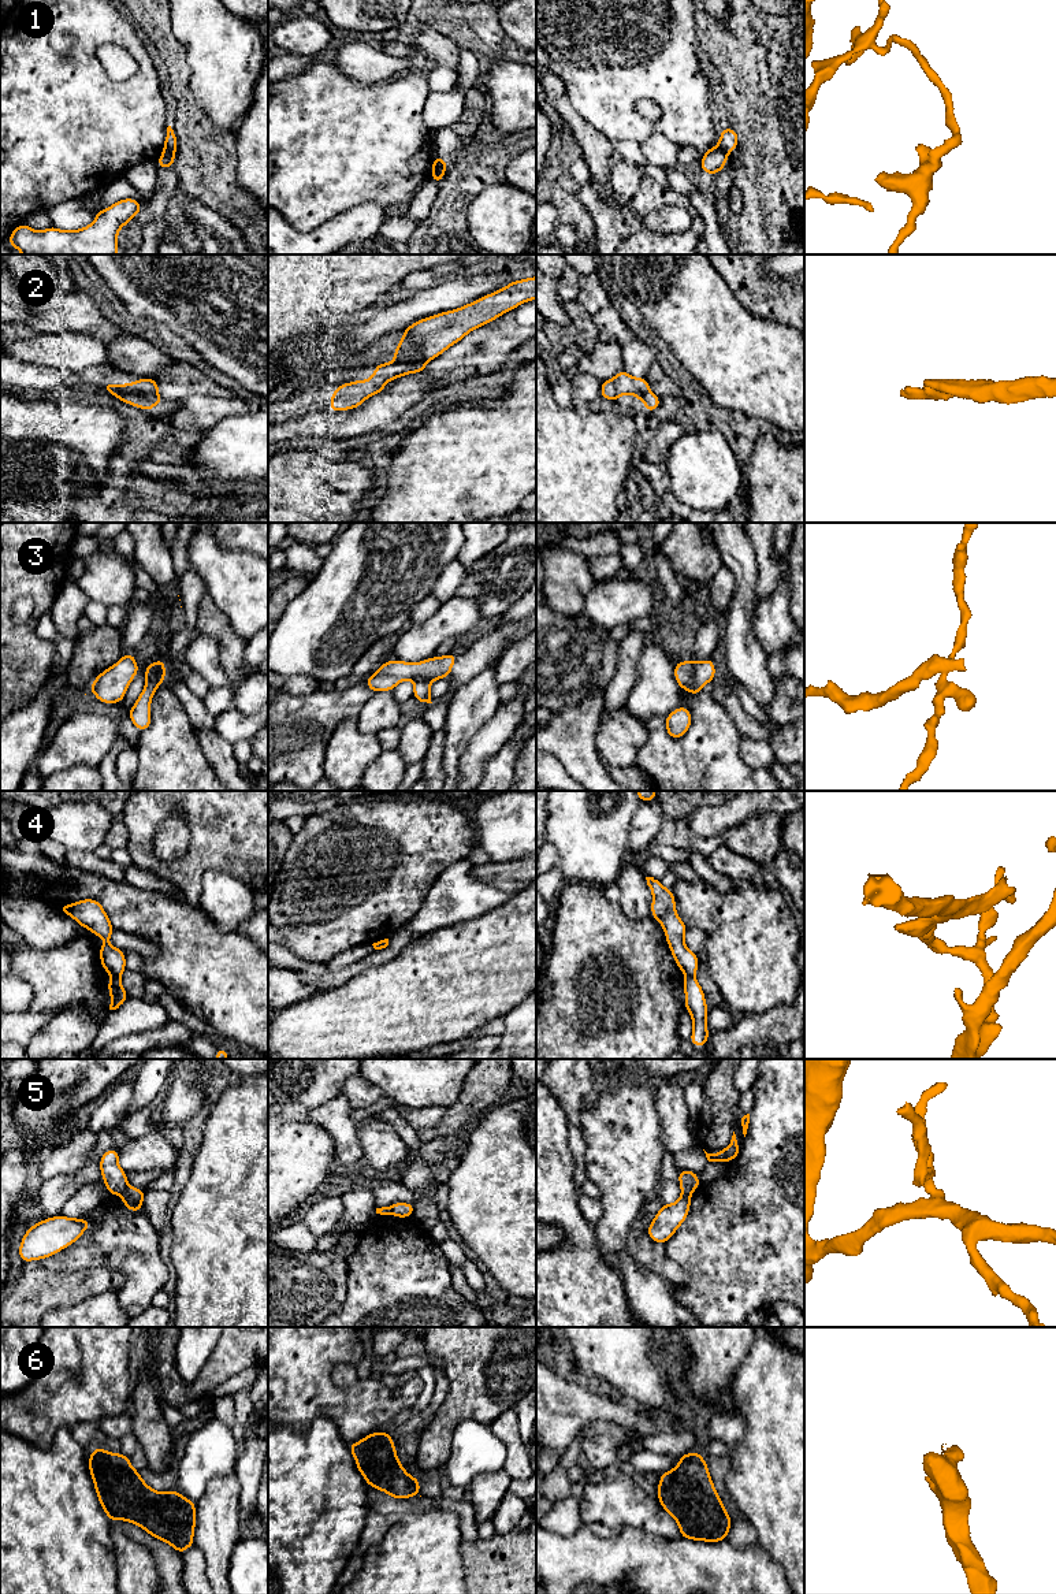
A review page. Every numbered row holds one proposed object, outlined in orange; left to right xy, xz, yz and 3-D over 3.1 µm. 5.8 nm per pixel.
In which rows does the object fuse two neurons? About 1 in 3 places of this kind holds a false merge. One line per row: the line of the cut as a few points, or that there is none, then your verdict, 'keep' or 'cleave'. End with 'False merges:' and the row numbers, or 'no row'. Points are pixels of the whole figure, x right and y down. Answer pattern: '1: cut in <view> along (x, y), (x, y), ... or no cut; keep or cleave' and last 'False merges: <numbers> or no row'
1: cut in xy along (163, 149), (174, 152); cleave
2: cut in xz along (396, 356), (406, 356), (424, 364); cleave
3: cut in yz along (695, 662), (692, 683), (687, 688); cleave
4: cut in yz along (685, 976), (694, 977); cleave
5: cut in xy along (127, 1185), (121, 1195); cleave
6: cut in yz along (701, 1456), (690, 1456), (673, 1470); cleave
False merges: 1, 2, 3, 4, 5, 6

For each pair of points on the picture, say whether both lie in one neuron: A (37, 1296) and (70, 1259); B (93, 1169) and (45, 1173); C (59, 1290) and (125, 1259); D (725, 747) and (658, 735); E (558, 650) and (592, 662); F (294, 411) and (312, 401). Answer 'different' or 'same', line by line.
A: different
B: different
C: different
D: same
E: same
F: same

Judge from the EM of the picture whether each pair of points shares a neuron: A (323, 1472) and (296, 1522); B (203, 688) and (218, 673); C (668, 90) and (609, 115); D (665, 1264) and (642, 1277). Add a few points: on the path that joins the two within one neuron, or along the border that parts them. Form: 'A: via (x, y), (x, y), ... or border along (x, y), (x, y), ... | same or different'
A: via (311, 1485), (296, 1500), (296, 1509) | same
B: border along (188, 668), (199, 673), (211, 687) | different
C: via (653, 90), (636, 90), (624, 103) | same
D: border along (628, 1251), (646, 1267), (676, 1286) | different

